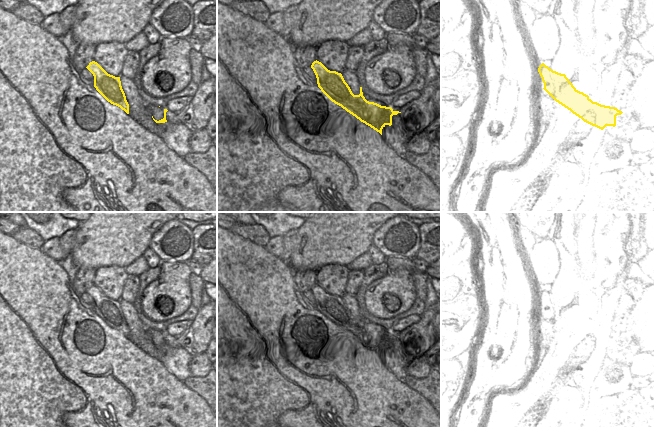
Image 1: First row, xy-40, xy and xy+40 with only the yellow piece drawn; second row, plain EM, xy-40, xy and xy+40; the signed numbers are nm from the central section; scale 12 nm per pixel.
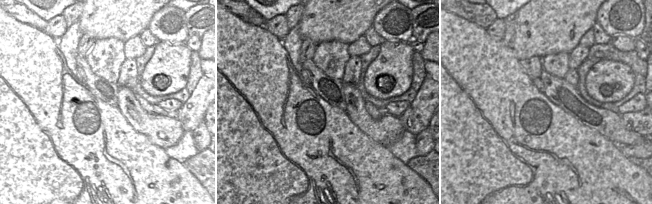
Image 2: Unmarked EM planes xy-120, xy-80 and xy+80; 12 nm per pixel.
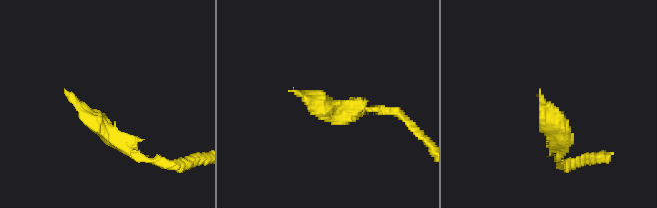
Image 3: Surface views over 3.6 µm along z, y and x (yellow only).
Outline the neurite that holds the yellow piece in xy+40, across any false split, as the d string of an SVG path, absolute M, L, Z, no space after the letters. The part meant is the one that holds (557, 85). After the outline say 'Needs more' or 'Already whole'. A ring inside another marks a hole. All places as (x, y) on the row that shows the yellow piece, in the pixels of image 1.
M544 63L539 66L538 72L544 83L543 89L584 122L601 130L606 126L616 126L616 116L622 111L593 102L588 95L578 91L565 74L553 71Z. Already whole

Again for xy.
M321 62L311 65L318 87L335 104L355 116L382 135L382 129L392 125L392 116L401 113L391 107L381 106L365 99L360 87L360 94L354 95L341 73L328 70Z. Already whole

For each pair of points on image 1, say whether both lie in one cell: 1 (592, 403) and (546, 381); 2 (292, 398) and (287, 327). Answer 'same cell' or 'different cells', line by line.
1: same cell
2: same cell

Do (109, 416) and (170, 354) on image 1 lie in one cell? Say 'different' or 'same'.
different

